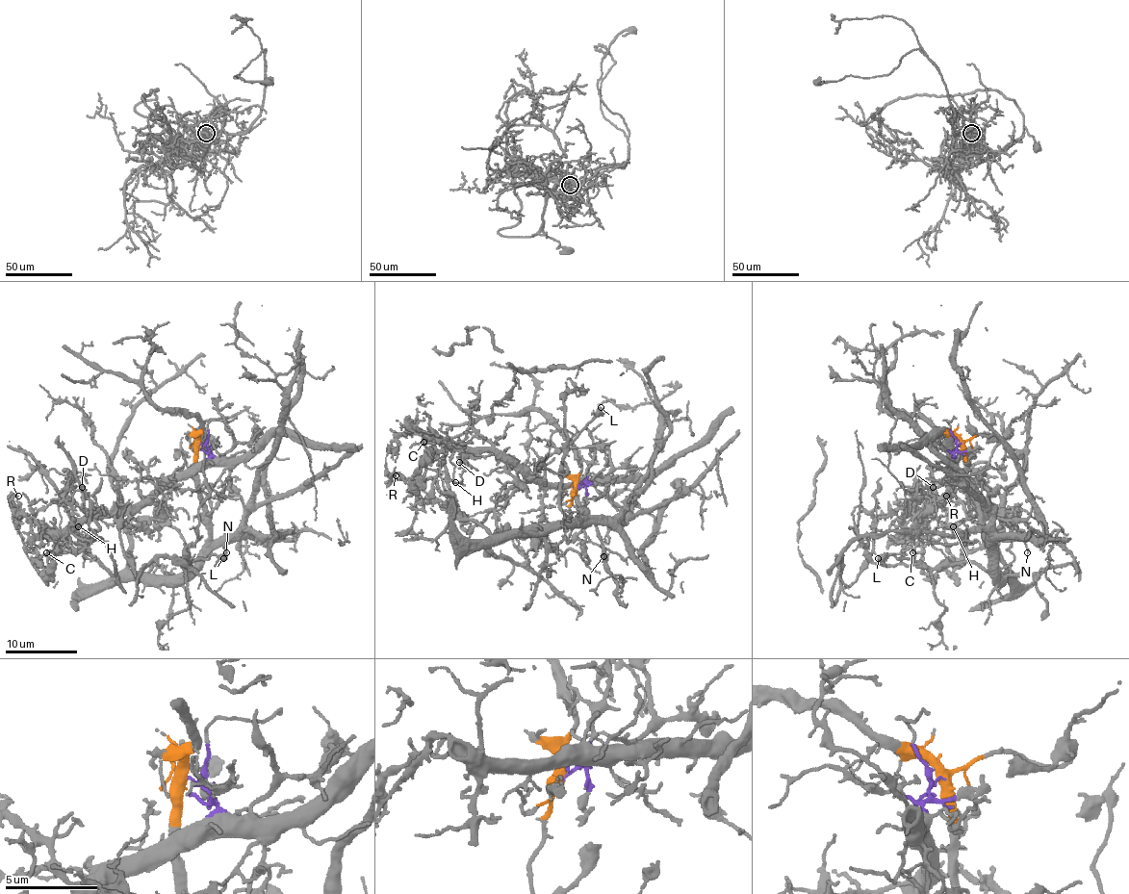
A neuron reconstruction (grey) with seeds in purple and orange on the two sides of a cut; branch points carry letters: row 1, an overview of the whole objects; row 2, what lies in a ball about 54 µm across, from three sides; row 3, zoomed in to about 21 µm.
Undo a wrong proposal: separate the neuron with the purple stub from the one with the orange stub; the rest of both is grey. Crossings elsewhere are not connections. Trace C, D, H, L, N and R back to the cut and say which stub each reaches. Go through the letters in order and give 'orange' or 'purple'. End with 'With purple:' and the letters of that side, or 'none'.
C: purple
D: purple
H: purple
L: orange
N: orange
R: purple
With purple: C, D, H, R

